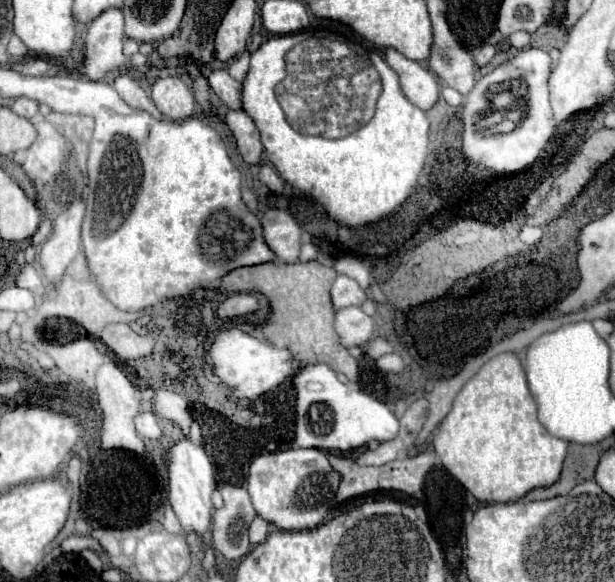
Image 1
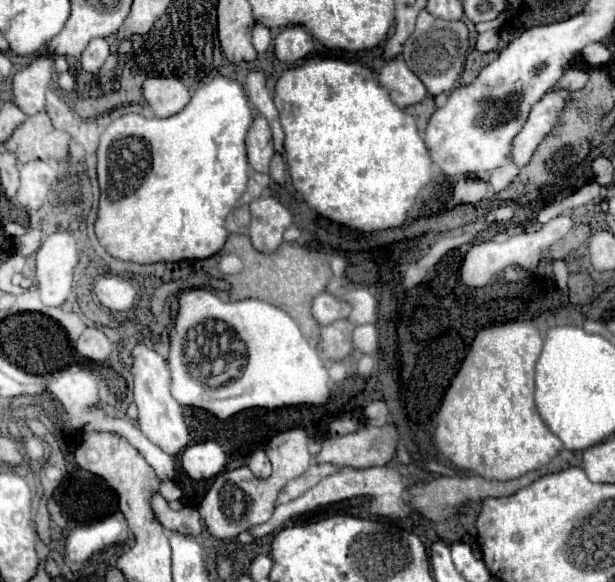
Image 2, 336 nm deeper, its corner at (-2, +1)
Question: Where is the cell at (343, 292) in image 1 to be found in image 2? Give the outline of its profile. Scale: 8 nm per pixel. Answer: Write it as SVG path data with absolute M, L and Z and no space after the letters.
M322 292L312 302L312 314L314 314L314 318L318 320L320 326L332 324L340 318L348 318L350 312L352 312L352 306L346 300L338 298L330 292Z

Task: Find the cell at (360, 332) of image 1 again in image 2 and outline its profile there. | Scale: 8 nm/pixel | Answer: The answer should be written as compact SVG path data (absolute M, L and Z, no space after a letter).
M336 320L322 328L322 354L330 358L344 358L352 354L352 332L354 324L350 320Z

